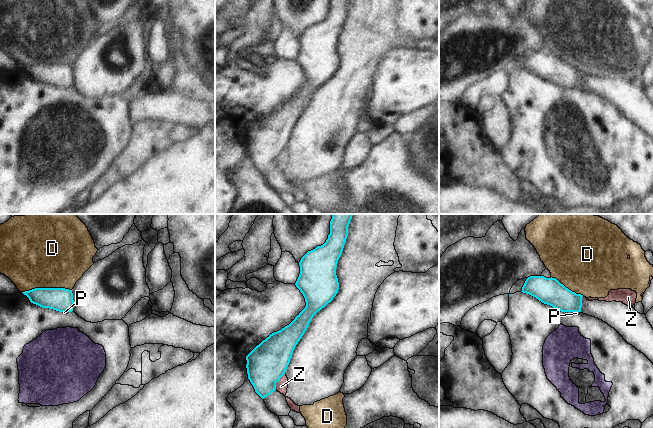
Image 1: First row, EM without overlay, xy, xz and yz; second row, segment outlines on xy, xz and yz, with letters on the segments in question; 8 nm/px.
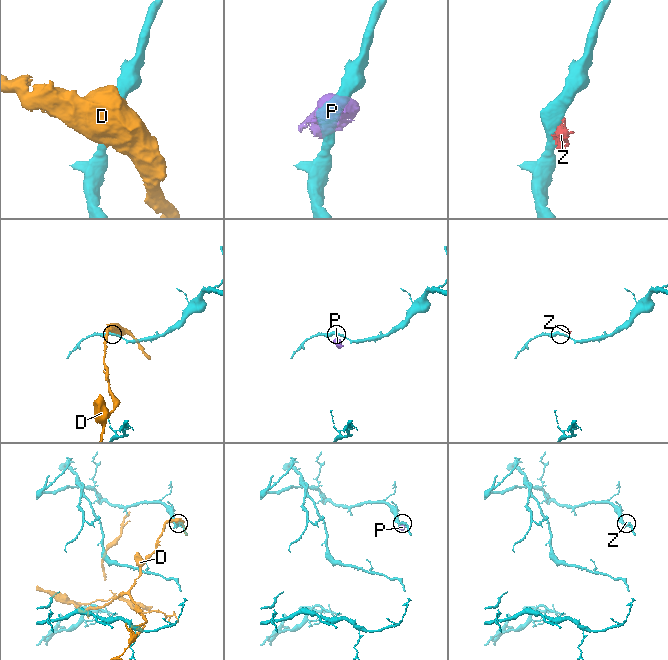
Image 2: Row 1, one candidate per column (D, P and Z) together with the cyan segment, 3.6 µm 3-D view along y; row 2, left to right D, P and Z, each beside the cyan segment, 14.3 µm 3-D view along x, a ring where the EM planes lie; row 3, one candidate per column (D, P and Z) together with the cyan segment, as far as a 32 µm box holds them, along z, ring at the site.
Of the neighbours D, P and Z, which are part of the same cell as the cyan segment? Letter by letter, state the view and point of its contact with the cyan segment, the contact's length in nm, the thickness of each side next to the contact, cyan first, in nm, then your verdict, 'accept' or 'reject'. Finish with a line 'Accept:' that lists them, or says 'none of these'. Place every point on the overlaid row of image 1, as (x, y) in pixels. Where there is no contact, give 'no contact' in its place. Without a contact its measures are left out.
D: contact xy (46, 288); length 400 nm; calibres 190 and 500 nm; reject
P: contact yz (572, 311); length 110 nm; calibres 220 and 30 nm; reject
Z: contact xz (278, 380); length 150 nm; calibres 320 and 100 nm; reject
Accept: none of these

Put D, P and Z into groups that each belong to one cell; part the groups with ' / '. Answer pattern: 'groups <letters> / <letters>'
groups D Z / P

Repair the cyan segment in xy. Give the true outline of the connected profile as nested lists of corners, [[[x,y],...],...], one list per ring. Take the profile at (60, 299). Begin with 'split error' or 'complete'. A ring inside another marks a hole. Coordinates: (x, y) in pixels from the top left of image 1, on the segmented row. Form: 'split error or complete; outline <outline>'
complete; outline [[[35,288],[22,292],[30,302],[42,308],[59,312],[72,312],[74,306],[72,290],[65,288]]]

